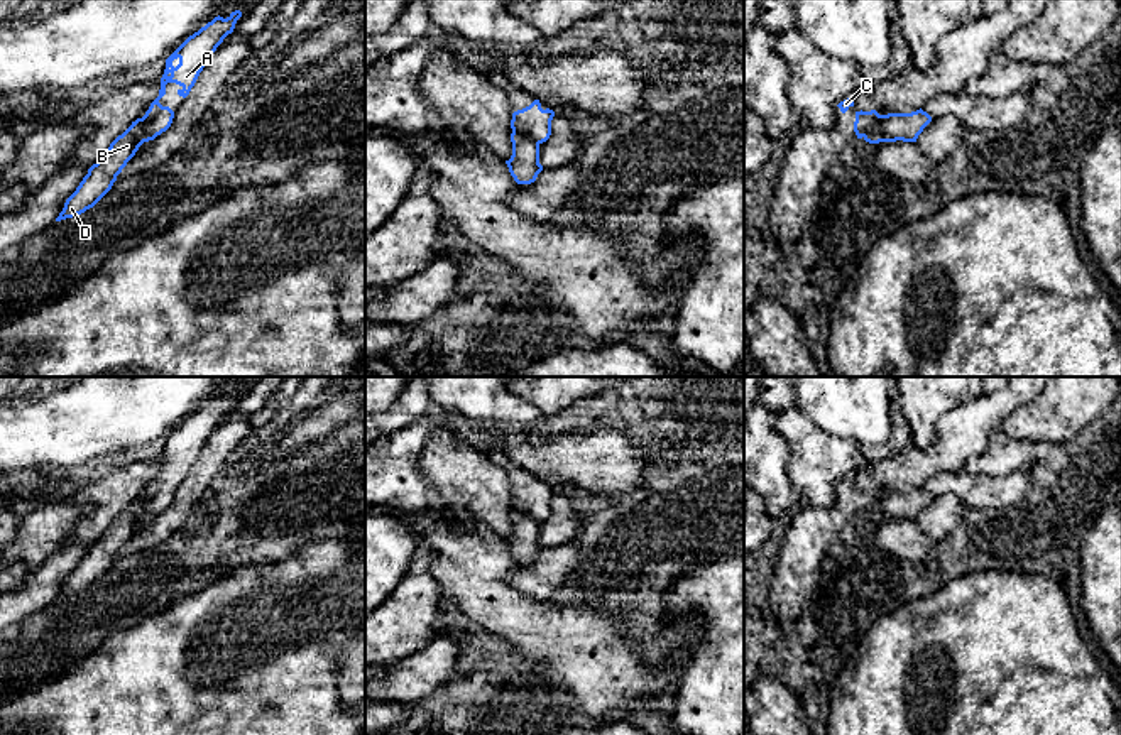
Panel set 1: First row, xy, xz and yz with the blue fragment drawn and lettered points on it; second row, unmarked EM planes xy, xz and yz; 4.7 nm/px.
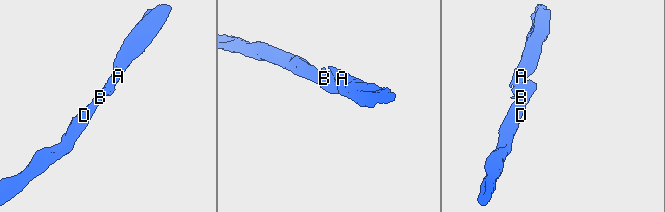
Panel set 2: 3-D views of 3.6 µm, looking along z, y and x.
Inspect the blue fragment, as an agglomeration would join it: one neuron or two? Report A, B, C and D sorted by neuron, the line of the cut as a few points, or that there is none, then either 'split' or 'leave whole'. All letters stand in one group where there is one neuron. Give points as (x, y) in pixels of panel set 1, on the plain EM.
groups A C / B D; cut xz (513, 507), (538, 522); split

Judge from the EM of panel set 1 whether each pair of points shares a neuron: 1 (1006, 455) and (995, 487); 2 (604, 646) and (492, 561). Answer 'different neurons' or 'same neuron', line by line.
1: different neurons
2: same neuron

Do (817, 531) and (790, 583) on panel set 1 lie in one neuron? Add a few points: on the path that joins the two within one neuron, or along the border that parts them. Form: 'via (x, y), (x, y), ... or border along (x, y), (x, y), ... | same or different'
via (814, 544), (802, 570) | same

